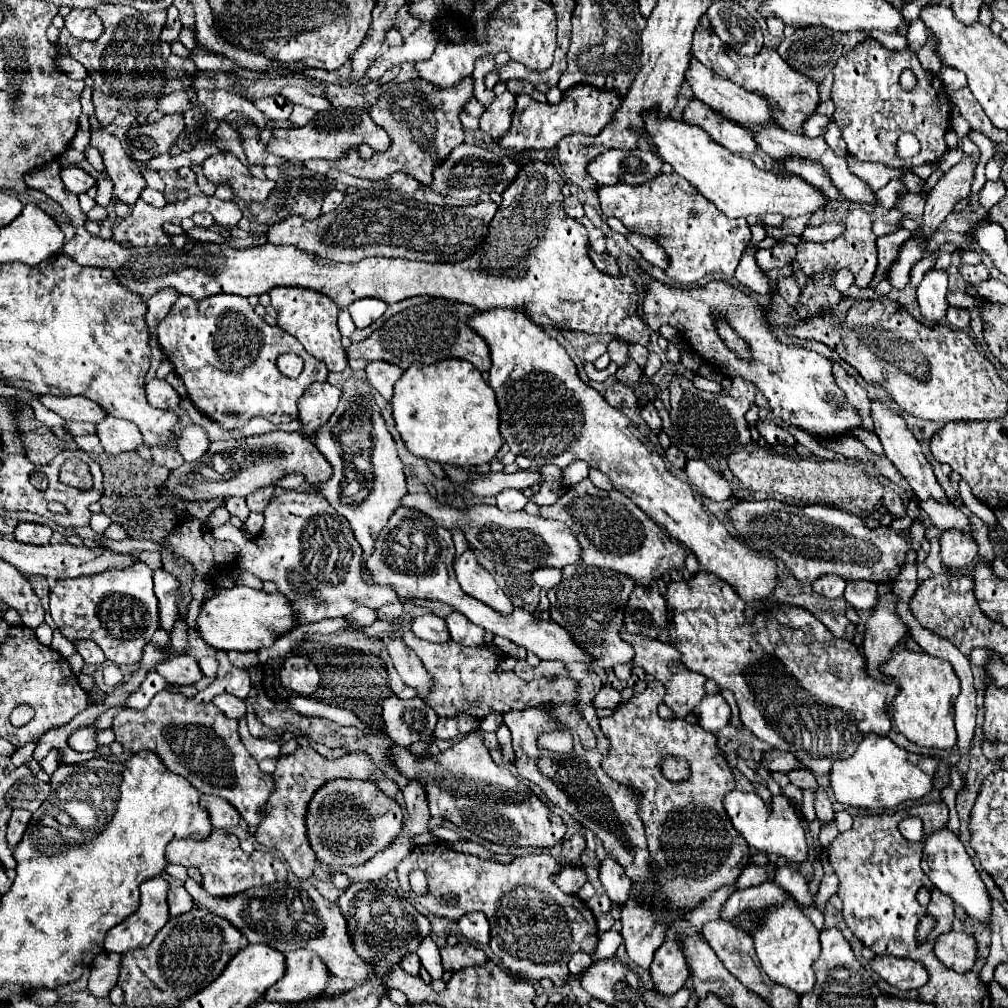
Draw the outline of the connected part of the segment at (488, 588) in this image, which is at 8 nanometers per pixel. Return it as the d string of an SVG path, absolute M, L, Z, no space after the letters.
M467 549L465 553L461 553L459 557L455 557L455 563L453 563L453 569L455 569L455 575L457 575L457 581L461 585L461 589L483 601L485 605L493 607L495 611L507 615L511 613L513 605L509 601L509 597L503 593L503 589L495 583L495 579L491 577L489 571L485 571L477 559L475 559L475 553L471 549Z

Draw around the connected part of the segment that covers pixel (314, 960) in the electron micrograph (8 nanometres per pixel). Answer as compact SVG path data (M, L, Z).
M299 949L285 955L285 973L283 977L273 983L263 999L273 1003L299 1003L309 997L323 995L327 983L327 969L313 951Z

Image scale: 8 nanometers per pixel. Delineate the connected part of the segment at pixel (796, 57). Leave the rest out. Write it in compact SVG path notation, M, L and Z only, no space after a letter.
M801 27L801 29L795 29L795 33L791 37L781 41L781 45L777 47L777 53L793 69L797 69L803 75L809 75L809 77L813 77L821 83L825 79L825 75L833 71L833 65L837 63L837 59L841 55L845 55L847 51L851 51L857 43L863 43L865 39L871 39L871 35L865 33L865 31L841 33L841 31L825 31L823 27Z

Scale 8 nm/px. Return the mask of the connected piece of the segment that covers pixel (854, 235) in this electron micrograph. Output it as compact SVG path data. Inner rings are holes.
M855 209L847 219L847 229L825 243L799 243L797 245L797 257L791 263L793 273L799 269L805 273L807 279L815 279L819 273L835 273L839 269L849 269L855 275L857 287L867 287L873 279L875 267L877 267L877 249L875 249L875 235L871 231L871 217L863 209Z

